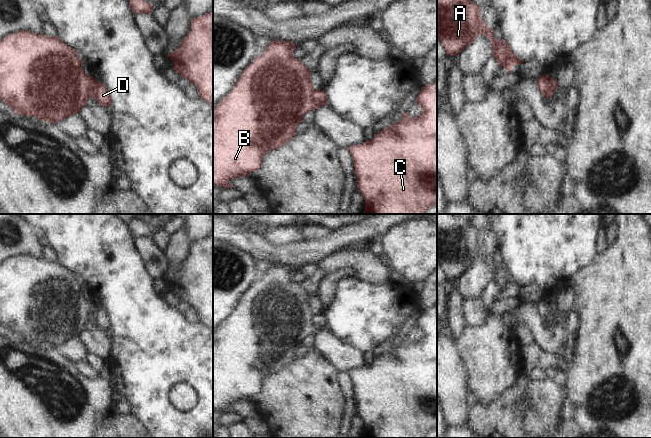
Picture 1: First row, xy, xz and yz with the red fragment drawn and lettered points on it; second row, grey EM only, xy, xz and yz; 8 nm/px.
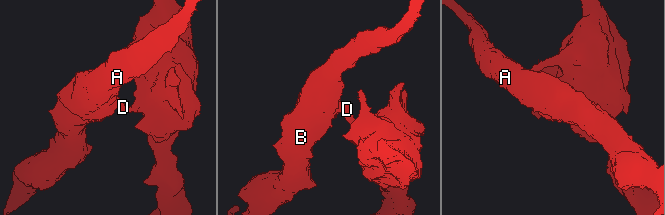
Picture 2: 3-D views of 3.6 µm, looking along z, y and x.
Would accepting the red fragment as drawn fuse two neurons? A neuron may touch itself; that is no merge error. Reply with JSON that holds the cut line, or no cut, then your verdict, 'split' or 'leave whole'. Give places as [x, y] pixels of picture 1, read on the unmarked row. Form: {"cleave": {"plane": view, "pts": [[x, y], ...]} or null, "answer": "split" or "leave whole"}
{"cleave": {"plane": "yz", "pts": [[545, 299], [549, 313], [543, 318]]}, "answer": "split"}

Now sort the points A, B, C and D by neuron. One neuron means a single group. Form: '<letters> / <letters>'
A B / C D

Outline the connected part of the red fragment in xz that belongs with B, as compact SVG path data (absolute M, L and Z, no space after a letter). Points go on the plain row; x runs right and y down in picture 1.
M272 264L266 274L252 285L252 287L244 294L239 305L236 307L232 315L223 322L223 324L213 332L213 409L223 410L224 413L231 412L229 405L238 402L246 401L249 397L257 395L262 390L262 383L265 378L271 374L282 371L290 363L297 359L297 349L303 345L303 340L311 334L317 335L321 330L315 325L315 314L311 306L310 294L293 280L293 274L298 269L290 265Z

